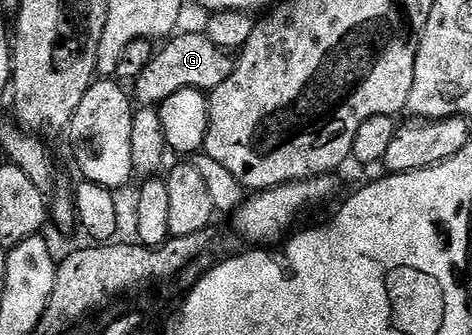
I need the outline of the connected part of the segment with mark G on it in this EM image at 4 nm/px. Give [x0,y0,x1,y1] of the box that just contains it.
[133,33,235,104]

